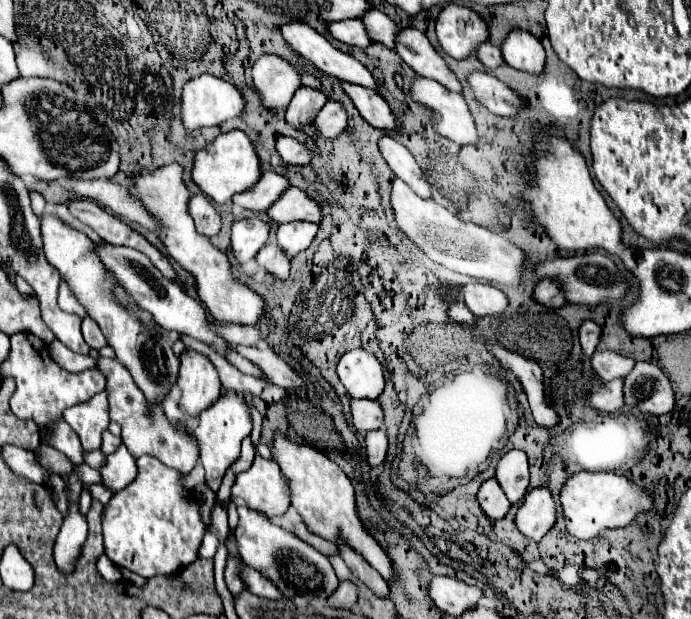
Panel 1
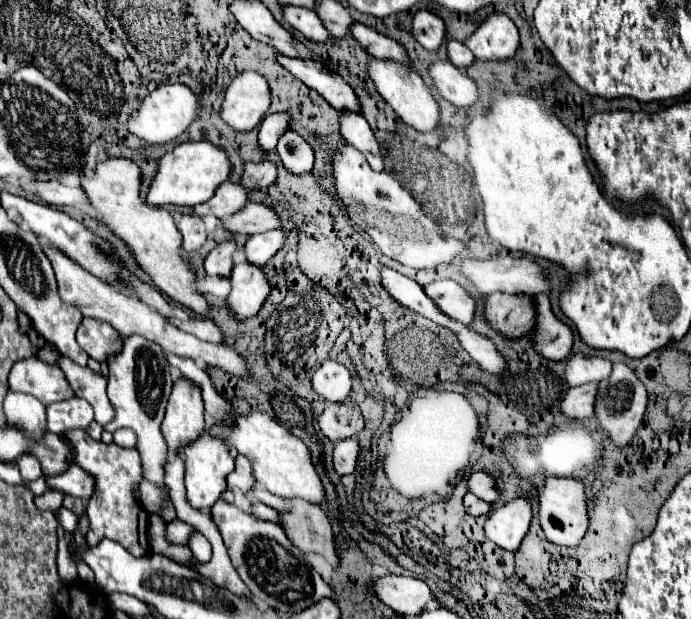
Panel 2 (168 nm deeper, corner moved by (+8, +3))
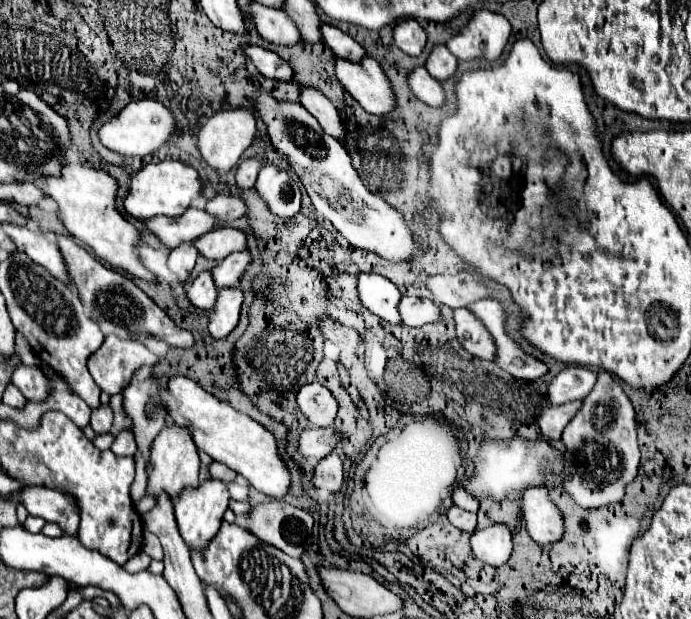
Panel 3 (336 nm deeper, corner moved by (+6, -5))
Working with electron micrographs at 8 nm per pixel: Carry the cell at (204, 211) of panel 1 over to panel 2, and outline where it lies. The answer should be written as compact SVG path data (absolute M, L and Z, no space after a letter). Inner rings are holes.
M183 215L179 221L177 221L177 229L181 233L181 249L185 253L191 253L191 251L197 251L199 247L203 247L205 243L205 225L199 217L195 215Z

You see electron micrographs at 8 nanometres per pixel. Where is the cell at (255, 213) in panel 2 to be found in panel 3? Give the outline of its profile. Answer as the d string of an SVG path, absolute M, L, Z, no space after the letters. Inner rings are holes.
M217 227L195 241L197 251L207 259L221 261L233 251L247 249L247 233L235 227Z

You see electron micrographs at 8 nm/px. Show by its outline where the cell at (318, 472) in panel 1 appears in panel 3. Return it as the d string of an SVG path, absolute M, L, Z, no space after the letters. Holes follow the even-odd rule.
M171 377L167 385L169 399L165 401L169 415L175 423L191 429L193 441L201 451L211 455L215 461L225 463L243 475L257 491L273 499L283 499L291 489L291 471L279 455L275 435L261 423L245 413L235 411L229 403L223 403L203 391L195 381L187 377Z

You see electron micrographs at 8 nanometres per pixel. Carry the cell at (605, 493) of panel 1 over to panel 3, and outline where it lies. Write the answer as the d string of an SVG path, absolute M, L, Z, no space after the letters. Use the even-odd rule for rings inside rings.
M533 487L523 493L523 517L527 531L539 545L557 543L565 537L565 521L561 509L549 497L549 487Z

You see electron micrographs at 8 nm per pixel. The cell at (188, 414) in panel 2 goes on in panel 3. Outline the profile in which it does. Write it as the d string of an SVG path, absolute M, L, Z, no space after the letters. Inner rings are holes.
M177 423L165 427L151 445L151 463L153 463L153 471L149 475L147 495L155 497L157 493L165 491L171 495L171 499L175 499L181 493L181 489L197 487L199 483L199 465L201 465L199 449L193 443L193 437L187 427L181 427Z

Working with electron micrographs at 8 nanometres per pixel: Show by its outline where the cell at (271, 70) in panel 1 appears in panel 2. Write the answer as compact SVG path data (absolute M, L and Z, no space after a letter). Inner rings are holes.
M245 71L227 87L219 115L233 131L245 133L261 123L269 103L271 95L265 77L255 71Z

